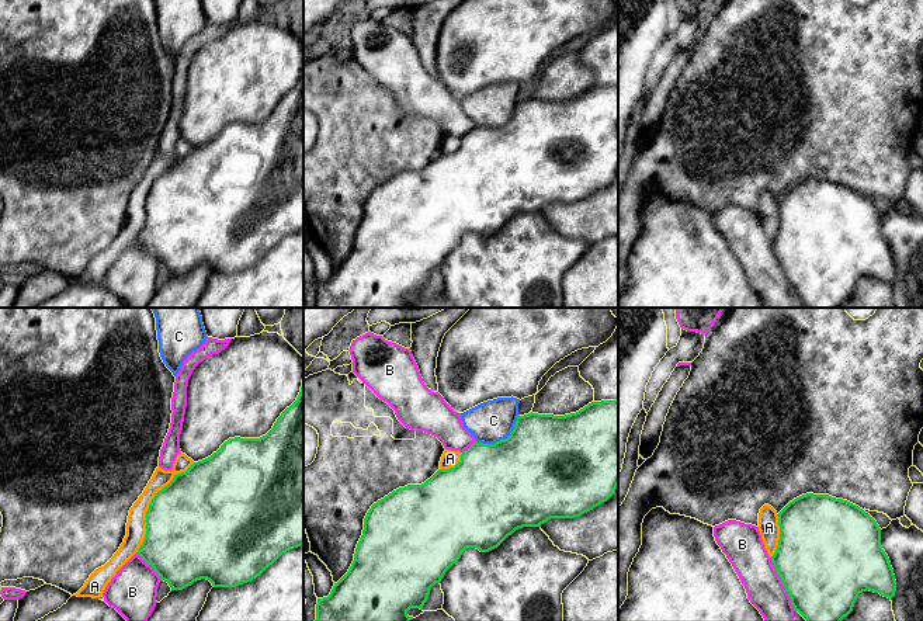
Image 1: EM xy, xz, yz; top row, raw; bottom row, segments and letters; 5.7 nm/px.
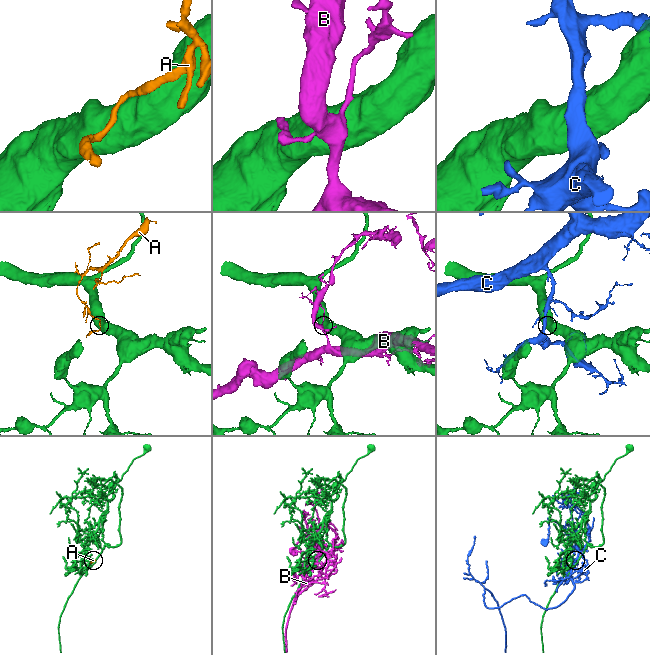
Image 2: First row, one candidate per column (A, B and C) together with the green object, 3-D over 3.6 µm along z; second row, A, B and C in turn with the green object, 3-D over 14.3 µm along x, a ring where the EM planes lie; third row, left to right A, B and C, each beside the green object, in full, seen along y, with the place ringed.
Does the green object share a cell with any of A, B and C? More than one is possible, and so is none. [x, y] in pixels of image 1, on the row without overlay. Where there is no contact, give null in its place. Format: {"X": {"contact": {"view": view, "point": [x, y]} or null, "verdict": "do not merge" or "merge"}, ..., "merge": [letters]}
{"A": {"contact": {"view": "xy", "point": [146, 200]}, "verdict": "do not merge"}, "B": {"contact": {"view": "yz", "point": [783, 269]}, "verdict": "do not merge"}, "C": {"contact": {"view": "xz", "point": [502, 125]}, "verdict": "do not merge"}, "merge": []}

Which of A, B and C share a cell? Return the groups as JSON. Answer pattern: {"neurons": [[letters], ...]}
{"neurons": [["A"], ["B"], ["C"]]}

